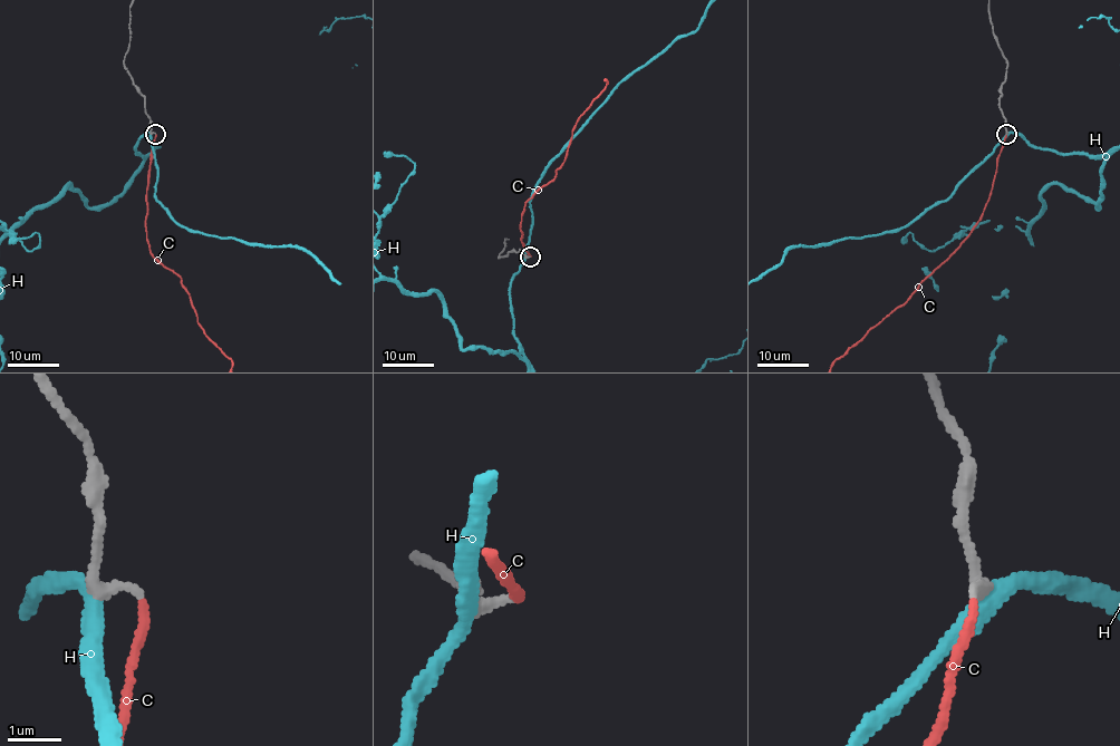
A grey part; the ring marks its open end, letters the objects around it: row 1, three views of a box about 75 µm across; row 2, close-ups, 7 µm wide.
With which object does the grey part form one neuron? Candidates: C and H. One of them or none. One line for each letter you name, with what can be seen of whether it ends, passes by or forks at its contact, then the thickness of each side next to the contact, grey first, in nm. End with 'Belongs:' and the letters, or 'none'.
C: it ends there; 200 nm thick on the grey side, 150 nm on the other
Belongs: C

